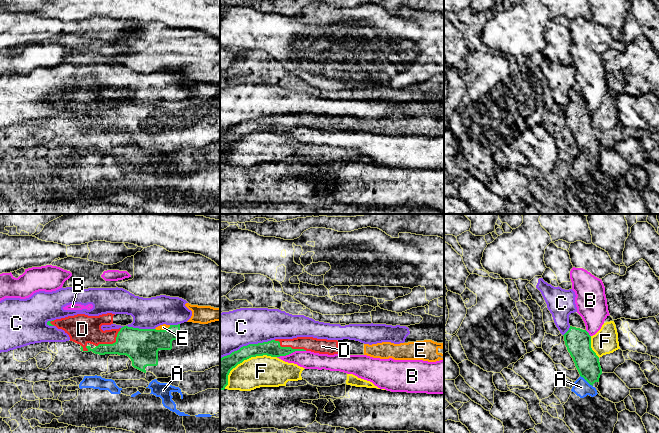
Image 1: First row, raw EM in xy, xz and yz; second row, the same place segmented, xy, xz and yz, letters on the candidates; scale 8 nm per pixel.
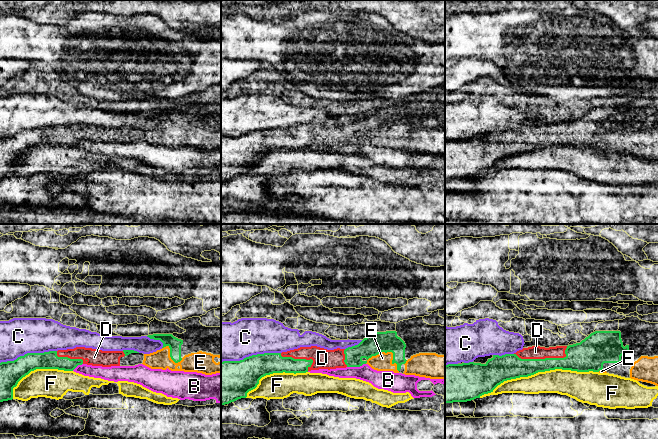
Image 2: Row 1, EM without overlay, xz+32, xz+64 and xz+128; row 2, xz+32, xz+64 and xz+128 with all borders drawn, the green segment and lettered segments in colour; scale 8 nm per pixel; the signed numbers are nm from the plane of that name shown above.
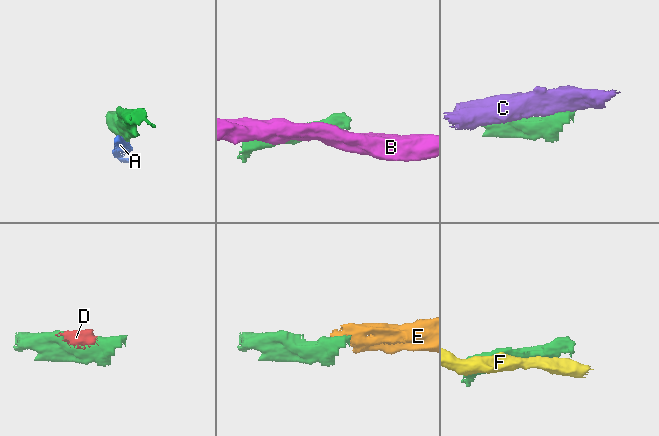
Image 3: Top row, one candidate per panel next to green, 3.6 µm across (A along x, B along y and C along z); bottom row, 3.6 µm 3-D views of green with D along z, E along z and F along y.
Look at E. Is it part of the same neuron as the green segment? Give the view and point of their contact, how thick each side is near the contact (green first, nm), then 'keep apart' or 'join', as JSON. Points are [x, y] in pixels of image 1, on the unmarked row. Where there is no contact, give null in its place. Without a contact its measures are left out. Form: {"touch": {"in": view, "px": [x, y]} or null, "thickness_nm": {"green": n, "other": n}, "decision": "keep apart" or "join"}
{"touch": {"in": "xy", "px": [162, 106]}, "thickness_nm": {"green": 280, "other": 50}, "decision": "join"}

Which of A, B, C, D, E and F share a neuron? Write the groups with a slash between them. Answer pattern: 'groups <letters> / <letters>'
groups A / B / C / D E / F

